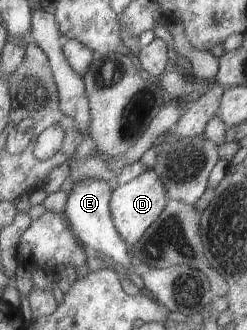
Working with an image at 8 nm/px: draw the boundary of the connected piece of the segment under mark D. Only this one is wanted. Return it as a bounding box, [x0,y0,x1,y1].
[113,169,171,247]

